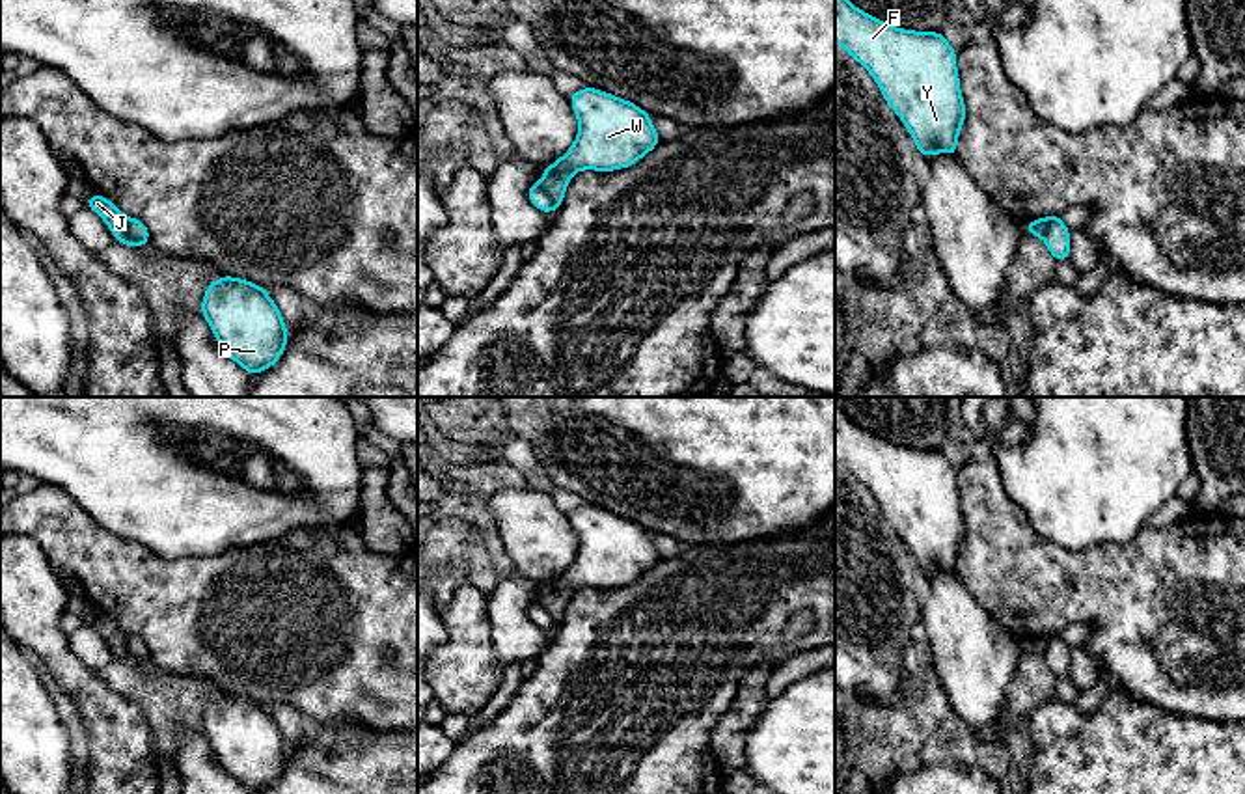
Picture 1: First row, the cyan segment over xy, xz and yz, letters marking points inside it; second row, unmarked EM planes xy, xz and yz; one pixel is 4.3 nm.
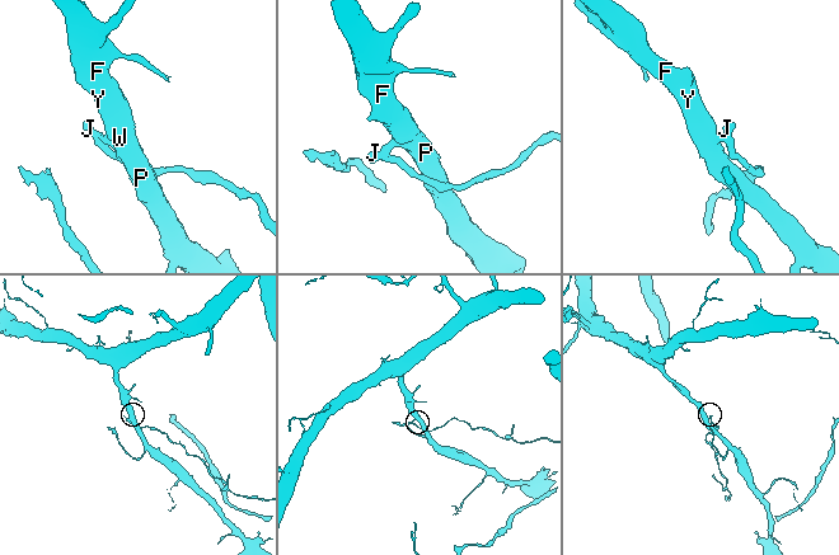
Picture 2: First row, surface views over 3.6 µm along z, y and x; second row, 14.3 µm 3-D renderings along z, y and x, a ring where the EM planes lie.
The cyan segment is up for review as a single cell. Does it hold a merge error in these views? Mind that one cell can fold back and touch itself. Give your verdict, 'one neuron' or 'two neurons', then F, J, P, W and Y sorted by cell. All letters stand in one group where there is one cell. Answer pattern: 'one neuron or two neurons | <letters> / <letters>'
two neurons | F P W Y / J

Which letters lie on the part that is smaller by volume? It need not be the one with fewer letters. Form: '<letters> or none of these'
J

